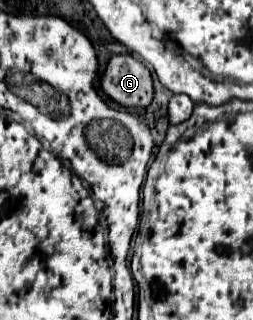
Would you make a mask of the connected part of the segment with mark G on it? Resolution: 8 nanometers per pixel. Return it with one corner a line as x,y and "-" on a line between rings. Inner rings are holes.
131,55
111,57
101,89
123,107
147,107
153,101
151,73

